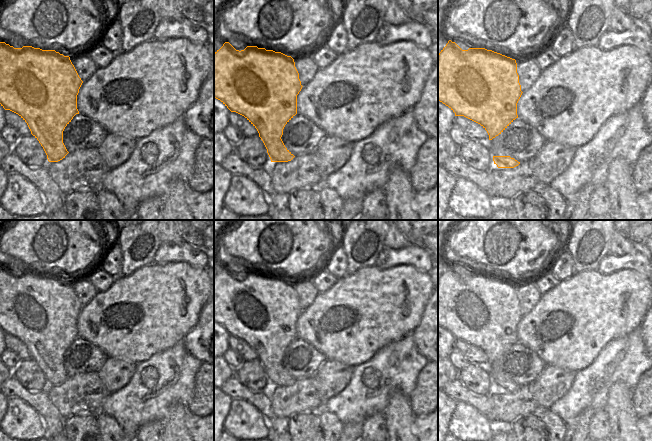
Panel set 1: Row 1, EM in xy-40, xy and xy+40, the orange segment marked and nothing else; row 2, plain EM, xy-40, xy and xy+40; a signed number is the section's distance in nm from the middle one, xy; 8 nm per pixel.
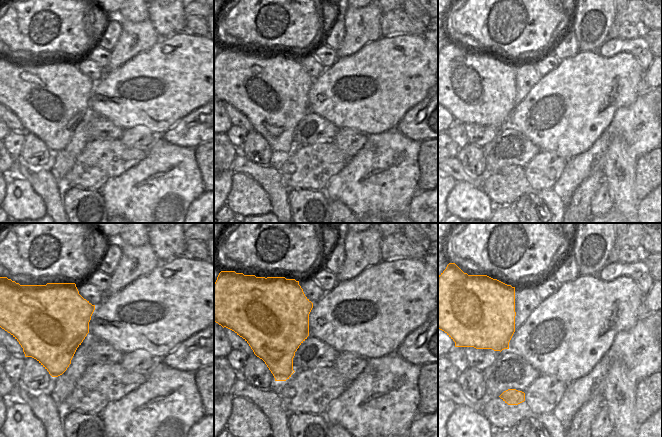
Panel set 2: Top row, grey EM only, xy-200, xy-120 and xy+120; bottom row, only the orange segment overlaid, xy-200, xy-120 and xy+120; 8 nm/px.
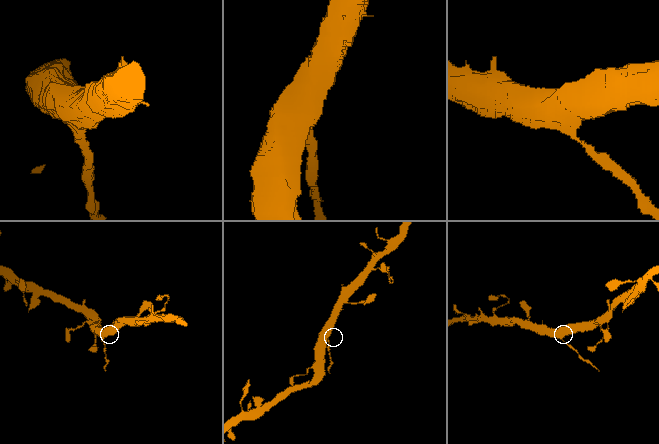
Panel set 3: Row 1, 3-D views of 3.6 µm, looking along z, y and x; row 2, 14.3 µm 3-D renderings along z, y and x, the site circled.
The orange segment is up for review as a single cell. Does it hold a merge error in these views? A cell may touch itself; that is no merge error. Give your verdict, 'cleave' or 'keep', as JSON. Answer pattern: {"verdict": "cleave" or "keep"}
{"verdict": "cleave"}

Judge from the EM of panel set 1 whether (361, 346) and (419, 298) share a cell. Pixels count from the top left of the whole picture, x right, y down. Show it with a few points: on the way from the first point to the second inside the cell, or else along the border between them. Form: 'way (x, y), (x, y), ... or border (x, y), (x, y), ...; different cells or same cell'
way (377, 332), (389, 320), (404, 320), (410, 314); same cell

